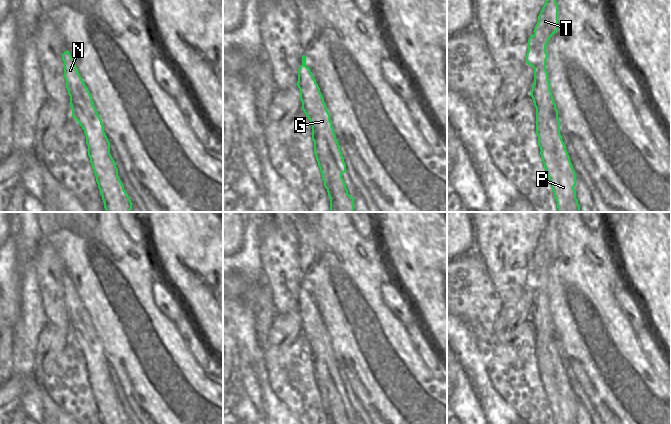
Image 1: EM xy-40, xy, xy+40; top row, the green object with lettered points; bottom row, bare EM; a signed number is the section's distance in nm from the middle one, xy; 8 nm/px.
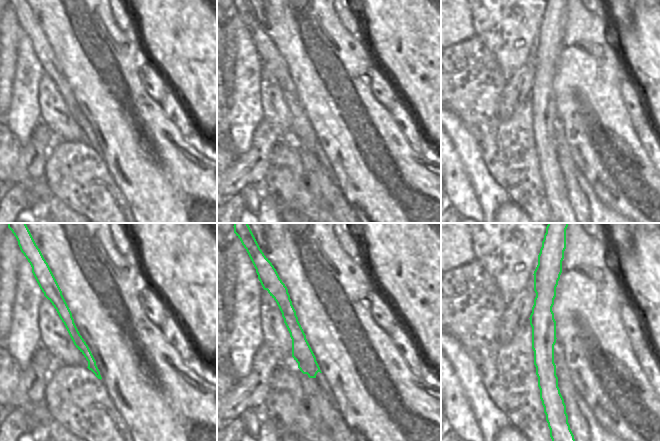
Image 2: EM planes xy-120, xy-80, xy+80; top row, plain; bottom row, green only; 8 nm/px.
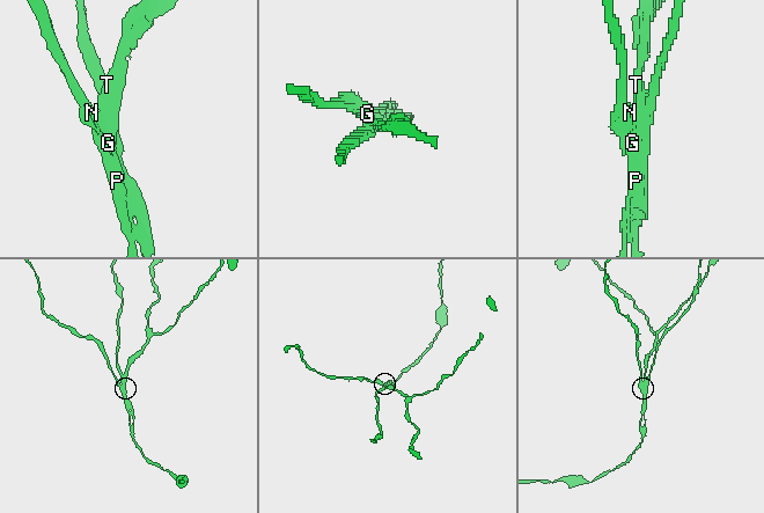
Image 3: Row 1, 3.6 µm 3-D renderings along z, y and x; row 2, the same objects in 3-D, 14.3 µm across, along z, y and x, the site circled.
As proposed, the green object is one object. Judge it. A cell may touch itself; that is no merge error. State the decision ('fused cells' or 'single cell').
fused cells

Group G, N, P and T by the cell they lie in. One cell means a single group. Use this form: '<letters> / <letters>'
G N / P T

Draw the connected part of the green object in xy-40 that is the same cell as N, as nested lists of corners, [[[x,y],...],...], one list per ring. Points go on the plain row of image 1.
[[[68,274],[62,278],[62,284],[72,341],[84,354],[88,380],[102,424],[130,424],[118,400],[116,387],[110,378],[110,366],[104,356],[102,344],[95,330],[84,318],[85,307]]]

